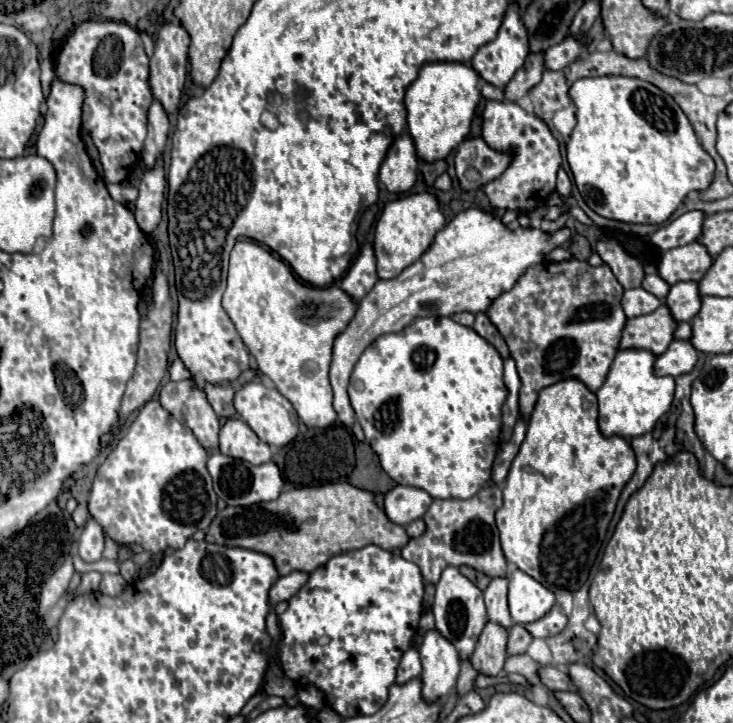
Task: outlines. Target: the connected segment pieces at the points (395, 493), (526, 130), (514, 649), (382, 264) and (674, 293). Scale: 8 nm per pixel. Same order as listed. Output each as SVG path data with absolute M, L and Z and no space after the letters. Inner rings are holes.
M396 485L384 497L384 513L392 523L408 525L420 519L426 513L430 503L432 503L432 497L422 489Z
M488 101L482 113L482 139L500 153L510 155L510 165L506 171L482 185L484 195L490 205L500 211L522 211L530 213L536 207L544 205L556 189L556 173L562 165L560 143L552 135L550 127L536 115L524 111L516 103L508 101Z
M514 625L510 631L508 631L508 647L506 647L506 653L508 655L524 655L528 645L530 645L532 637L530 633L522 627L522 625Z
M408 195L404 199L392 201L384 207L374 233L374 255L376 255L376 275L378 279L392 279L400 275L408 265L418 261L432 245L436 233L444 227L444 215L432 195Z
M682 281L670 287L664 303L676 321L692 321L692 317L700 311L700 299L698 283Z

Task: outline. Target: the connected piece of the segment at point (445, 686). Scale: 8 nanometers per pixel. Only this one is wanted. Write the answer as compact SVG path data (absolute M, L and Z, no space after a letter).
M428 631L420 651L422 661L422 697L428 703L436 703L440 697L446 697L458 679L460 659L450 641L444 641L440 633Z

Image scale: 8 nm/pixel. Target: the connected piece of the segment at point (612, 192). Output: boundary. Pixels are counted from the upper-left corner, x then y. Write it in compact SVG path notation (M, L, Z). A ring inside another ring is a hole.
M586 77L572 85L570 97L576 105L578 123L566 143L566 159L582 199L598 215L622 223L662 225L690 191L704 191L712 185L716 171L712 157L698 143L676 101L652 83L632 77Z

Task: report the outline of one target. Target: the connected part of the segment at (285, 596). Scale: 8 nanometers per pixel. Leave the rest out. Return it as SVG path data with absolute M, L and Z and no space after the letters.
M290 573L286 577L280 577L272 587L270 587L270 605L276 607L280 601L288 601L308 579L308 573Z

